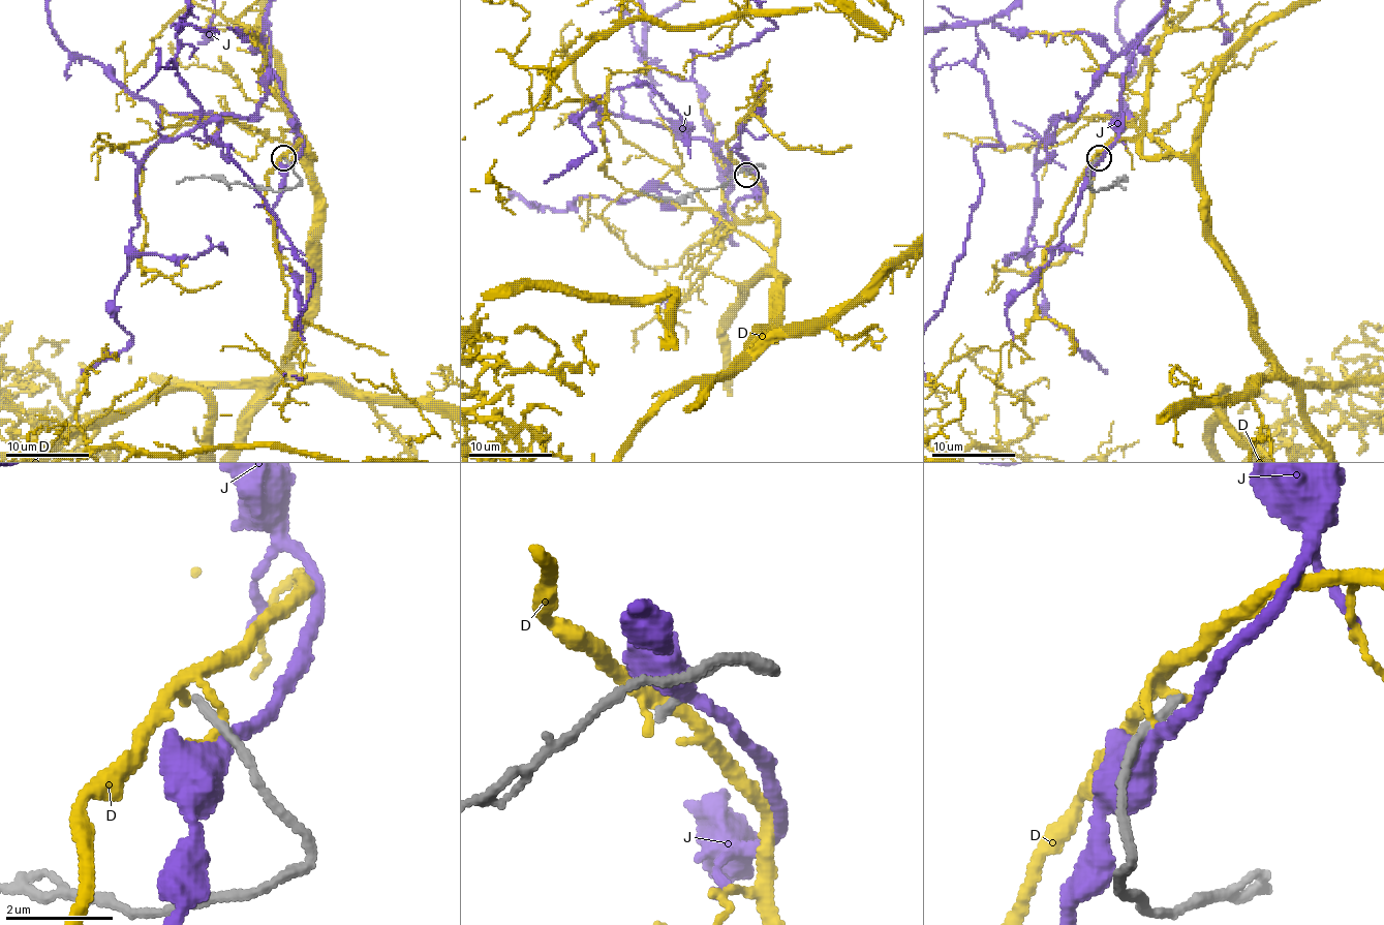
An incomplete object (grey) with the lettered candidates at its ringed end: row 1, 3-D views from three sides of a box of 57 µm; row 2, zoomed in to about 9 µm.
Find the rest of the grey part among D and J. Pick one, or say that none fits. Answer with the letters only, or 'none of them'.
none of them

